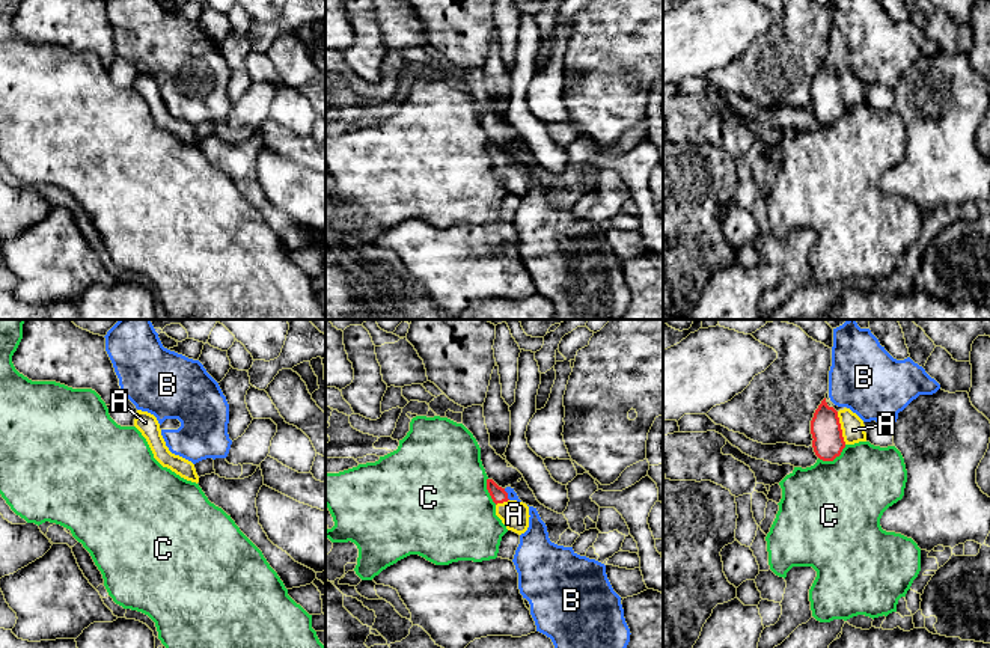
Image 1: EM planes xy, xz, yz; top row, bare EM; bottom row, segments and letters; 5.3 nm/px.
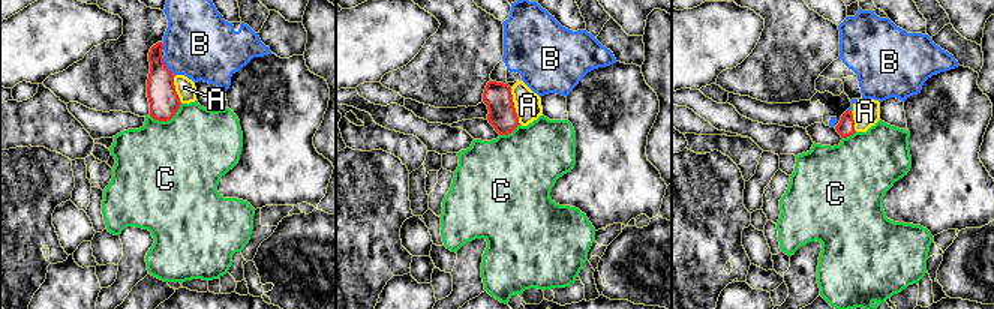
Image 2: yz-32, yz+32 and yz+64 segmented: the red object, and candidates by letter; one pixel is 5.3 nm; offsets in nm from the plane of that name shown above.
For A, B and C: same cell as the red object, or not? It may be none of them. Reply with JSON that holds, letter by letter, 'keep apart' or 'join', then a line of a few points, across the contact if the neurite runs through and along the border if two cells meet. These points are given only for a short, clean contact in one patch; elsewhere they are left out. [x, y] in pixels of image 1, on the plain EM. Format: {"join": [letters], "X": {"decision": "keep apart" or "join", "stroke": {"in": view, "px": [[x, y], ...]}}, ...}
{"join": ["A"], "A": {"decision": "join", "stroke": {"in": "yz", "px": [[828, 106], [840, 91], [853, 92]]}}, "B": {"decision": "keep apart"}, "C": {"decision": "keep apart"}}

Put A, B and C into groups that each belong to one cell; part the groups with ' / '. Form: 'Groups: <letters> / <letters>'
Groups: A / B / C

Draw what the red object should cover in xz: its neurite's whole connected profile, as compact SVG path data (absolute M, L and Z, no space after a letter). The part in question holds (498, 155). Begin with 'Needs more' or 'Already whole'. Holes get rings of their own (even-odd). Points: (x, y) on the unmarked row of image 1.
Needs more. M487 142L487 152L496 166L496 178L506 191L518 197L524 196L529 190L529 169L523 164L509 163L505 151L499 149L493 142Z

